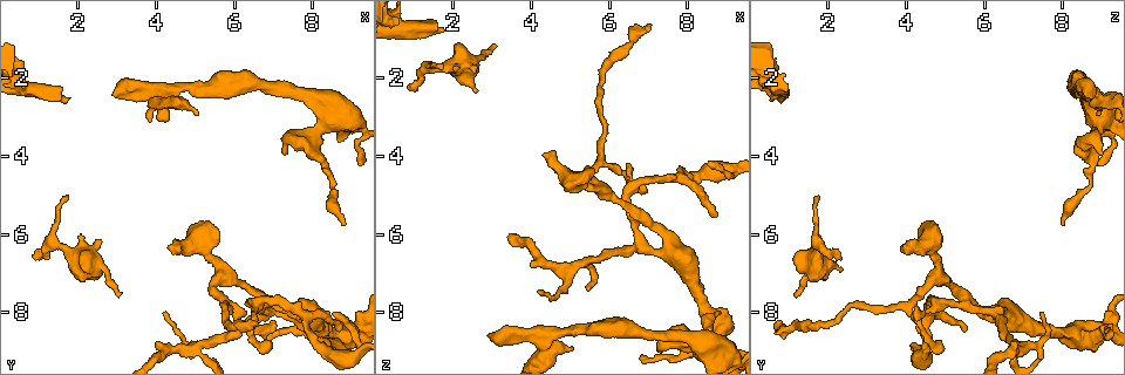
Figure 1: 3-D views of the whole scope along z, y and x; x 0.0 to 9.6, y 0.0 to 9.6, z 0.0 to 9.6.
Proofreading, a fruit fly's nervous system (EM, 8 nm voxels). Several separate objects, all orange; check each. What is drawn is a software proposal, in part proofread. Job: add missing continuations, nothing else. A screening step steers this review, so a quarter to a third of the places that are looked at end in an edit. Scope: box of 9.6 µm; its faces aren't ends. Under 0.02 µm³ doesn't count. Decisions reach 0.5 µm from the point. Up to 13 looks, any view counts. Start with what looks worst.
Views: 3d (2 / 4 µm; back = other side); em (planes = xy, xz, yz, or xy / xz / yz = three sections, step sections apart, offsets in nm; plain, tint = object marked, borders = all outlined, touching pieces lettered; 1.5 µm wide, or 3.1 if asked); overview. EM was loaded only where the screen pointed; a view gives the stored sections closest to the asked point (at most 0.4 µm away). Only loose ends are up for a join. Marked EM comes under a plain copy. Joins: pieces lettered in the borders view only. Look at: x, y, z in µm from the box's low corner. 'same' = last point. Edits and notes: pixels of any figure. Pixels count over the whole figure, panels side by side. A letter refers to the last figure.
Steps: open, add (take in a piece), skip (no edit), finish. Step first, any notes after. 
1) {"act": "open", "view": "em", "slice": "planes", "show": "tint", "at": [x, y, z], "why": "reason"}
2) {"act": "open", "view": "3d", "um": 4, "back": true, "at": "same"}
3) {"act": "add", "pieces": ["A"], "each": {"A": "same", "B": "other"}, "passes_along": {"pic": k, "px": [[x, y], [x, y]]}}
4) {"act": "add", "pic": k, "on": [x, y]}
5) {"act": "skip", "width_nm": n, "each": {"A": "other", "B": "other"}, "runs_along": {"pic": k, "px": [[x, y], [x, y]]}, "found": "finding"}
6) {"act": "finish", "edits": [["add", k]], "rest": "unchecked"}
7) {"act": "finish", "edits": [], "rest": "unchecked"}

{"act": "open", "view": "em", "um": 3.1, "slice": "planes", "show": "borders", "at": [1.75, 2.60, 0.90], "why": "branch stops here"}

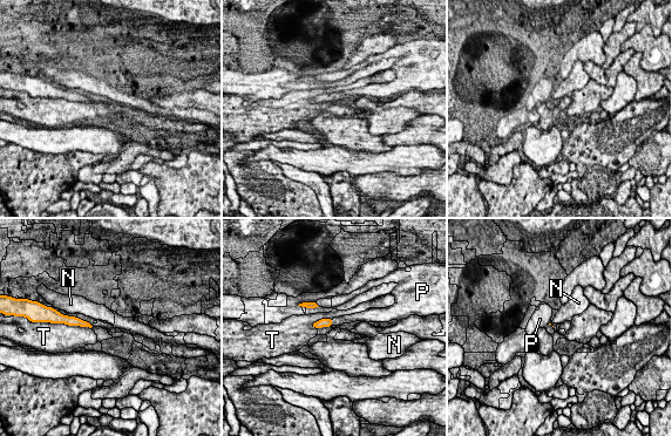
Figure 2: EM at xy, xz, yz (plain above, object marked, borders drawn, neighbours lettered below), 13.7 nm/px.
{"act": "add", "pieces": ["P"], "longest_contact_nm": ["T", 320], "each": {"N": "other", "P": "same", "T": "other"}, "passes_along": {"pic": 2, "px": [[324, 322], [331, 322], [346, 319]]}, "found": "it goes on there"}

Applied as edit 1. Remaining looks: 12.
{"act": "open", "view": "overview", "why": "see it whole again"}

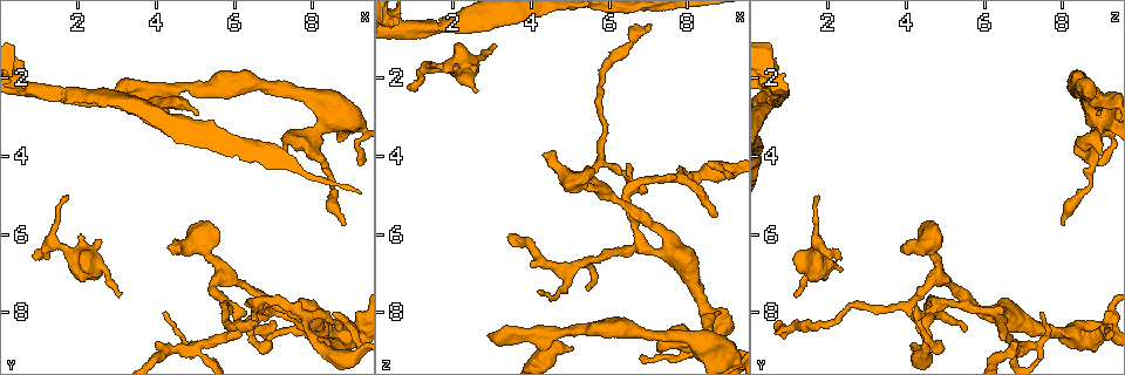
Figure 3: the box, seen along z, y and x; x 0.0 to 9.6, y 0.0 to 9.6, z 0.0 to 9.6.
{"act": "open", "view": "em", "slice": "planes", "show": "borders", "at": [7.00, 8.25, 0.60], "why": "free end"}

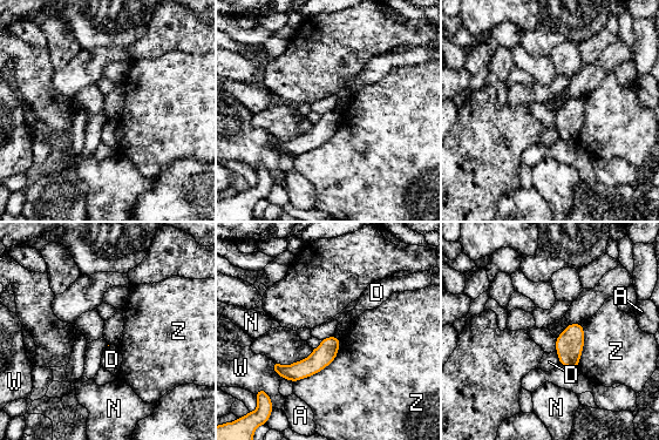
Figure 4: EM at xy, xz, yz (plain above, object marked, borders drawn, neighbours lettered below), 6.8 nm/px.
{"act": "skip", "each": {"A": "other", "D": "other", "N": "other", "W": "other", "Z": "other"}, "runs_along": {"pic": 4, "px": [[337, 342], [305, 369], [276, 367]]}, "found": "no lettered piece goes on from it"}

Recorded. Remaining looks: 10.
{"act": "open", "view": "em", "slice": "planes", "show": "tint", "at": [3.05, 7.55, 1.20], "why": "thin end"}

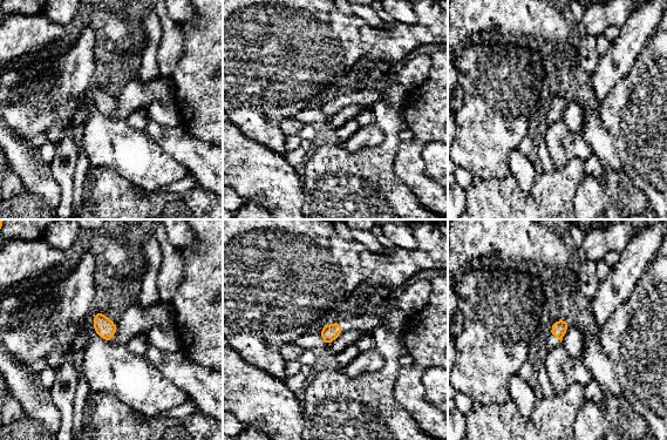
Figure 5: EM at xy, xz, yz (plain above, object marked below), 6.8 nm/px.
{"act": "open", "view": "em", "slice": "planes", "show": "borders", "at": "same", "why": "see the neighbours"}

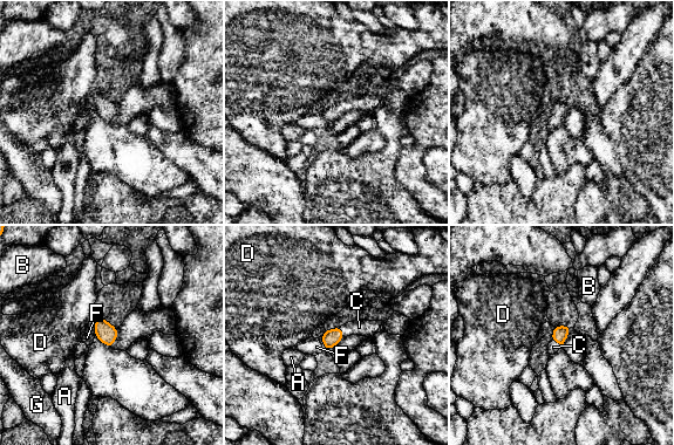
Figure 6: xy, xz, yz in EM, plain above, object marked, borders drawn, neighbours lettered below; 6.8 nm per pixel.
{"act": "add", "pieces": ["C"], "each": {"A": "other", "B": "other", "C": "same", "D": "other", "F": "other", "G": "other"}, "passes_along": {"pic": 6, "px": [[560, 333], [557, 342], [553, 347]]}, "found": "the neuron continues"}

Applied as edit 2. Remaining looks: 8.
{"act": "open", "view": "em", "slice": "xy", "step": 4, "show": "borders", "at": [0.80, 6.55, 2.20], "why": "branch stops here"}

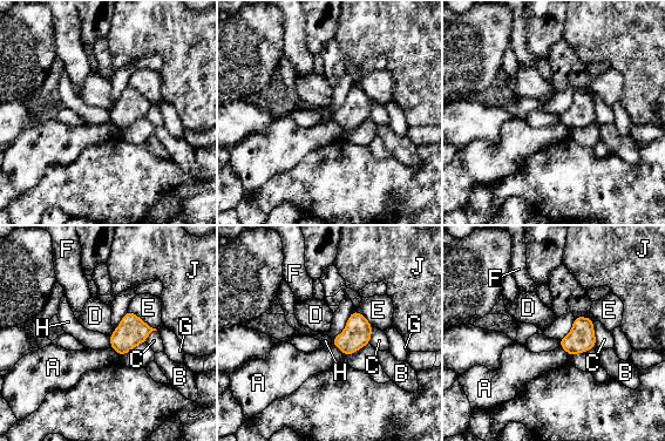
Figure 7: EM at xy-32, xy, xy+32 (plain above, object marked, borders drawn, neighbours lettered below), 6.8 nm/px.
{"act": "open", "view": "em", "slice": "planes", "show": "borders", "at": "same", "why": "cut it another way"}

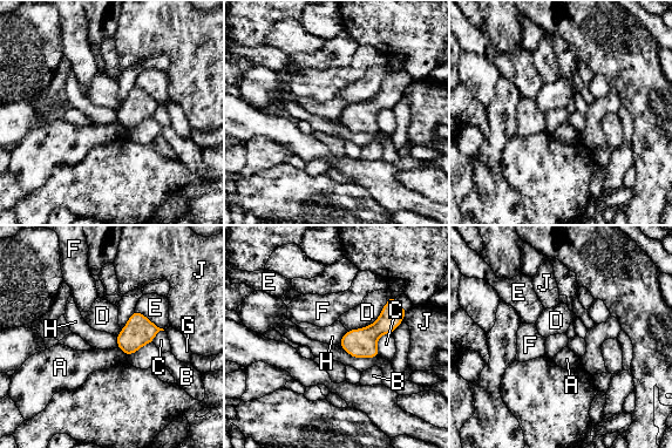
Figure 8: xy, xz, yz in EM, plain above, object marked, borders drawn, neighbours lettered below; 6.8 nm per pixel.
{"act": "skip", "width_nm": 190, "each": {"A": "other", "B": "other", "C": "other", "D": "other", "E": "other", "F": "other", "G": "other", "H": "other", "J": "other"}, "border": {"pic": 8, "px": [[115, 336], [119, 347]]}, "found": "no lettered piece goes on from it"}

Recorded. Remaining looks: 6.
{"act": "finish", "edits": [["add", 2], ["add", 6]], "rest": "unchecked"}

